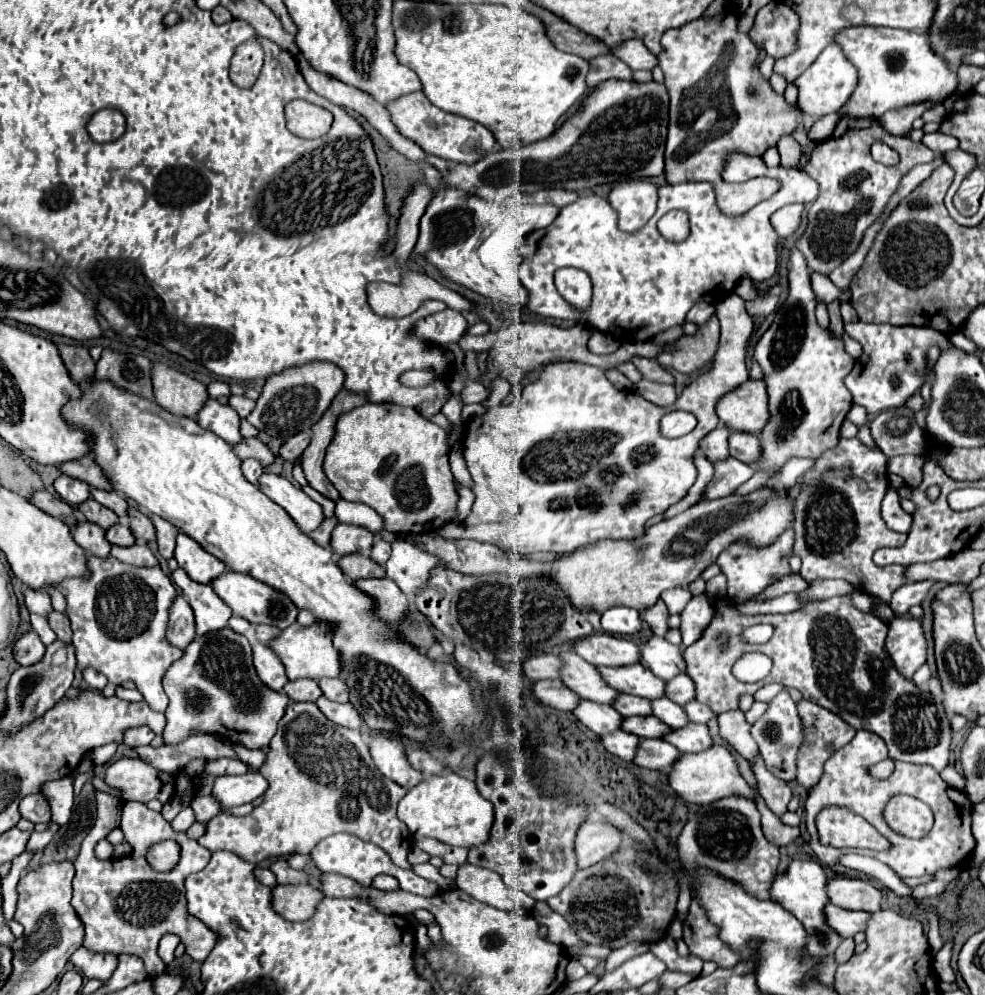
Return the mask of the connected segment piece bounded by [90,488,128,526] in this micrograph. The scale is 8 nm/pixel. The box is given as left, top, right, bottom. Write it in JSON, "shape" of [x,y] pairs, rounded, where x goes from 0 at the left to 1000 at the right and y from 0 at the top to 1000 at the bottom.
{"shape":[[[93,490],[91,494],[93,494],[93,501],[95,501],[97,505],[106,507],[108,511],[112,511],[114,515],[120,517],[122,527],[130,529],[130,517],[128,517],[130,507],[128,507],[128,503],[126,503],[124,496],[120,496],[120,494],[108,494],[108,492],[99,492],[99,490]]]}

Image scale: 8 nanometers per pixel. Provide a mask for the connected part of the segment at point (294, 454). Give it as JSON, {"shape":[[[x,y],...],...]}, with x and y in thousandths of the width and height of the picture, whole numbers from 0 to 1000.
{"shape":[[[305,434],[305,436],[298,436],[296,440],[292,440],[286,448],[284,448],[284,458],[288,462],[301,462],[303,458],[307,458],[309,450],[313,448],[315,444],[315,436],[313,434]]]}

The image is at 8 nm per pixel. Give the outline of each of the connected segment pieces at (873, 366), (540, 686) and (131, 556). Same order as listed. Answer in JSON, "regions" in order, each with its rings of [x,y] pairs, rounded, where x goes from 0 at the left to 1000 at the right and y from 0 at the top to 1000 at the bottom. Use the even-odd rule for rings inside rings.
{"regions":[[[[861,324],[857,326],[857,334],[871,342],[877,350],[875,360],[871,362],[873,372],[865,373],[858,380],[859,390],[865,396],[867,406],[877,408],[881,416],[893,416],[902,410],[916,408],[922,398],[934,392],[936,384],[942,378],[940,372],[940,352],[946,346],[952,346],[954,350],[962,350],[964,342],[946,330],[936,328],[904,328],[904,326],[871,326]],[[904,378],[910,378],[914,382],[912,390],[904,388]]],[[[546,683],[546,685],[540,685],[540,695],[542,699],[550,708],[556,708],[558,712],[566,712],[566,714],[583,714],[585,712],[585,706],[589,704],[579,691],[575,691],[569,683]]],[[[134,547],[130,551],[114,549],[112,559],[120,561],[122,565],[134,567],[134,569],[158,569],[160,567],[158,561],[156,561],[156,557],[152,555],[152,551],[148,547]]]]}

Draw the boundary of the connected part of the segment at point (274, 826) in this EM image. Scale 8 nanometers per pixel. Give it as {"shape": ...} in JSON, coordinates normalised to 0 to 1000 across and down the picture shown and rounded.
{"shape":[[[317,706],[292,708],[288,722],[282,726],[282,736],[278,738],[274,746],[274,756],[270,758],[264,778],[268,778],[274,788],[272,796],[268,798],[266,808],[258,812],[252,820],[234,820],[234,818],[217,820],[211,826],[209,838],[201,844],[203,850],[211,852],[213,856],[231,854],[240,860],[250,862],[250,866],[262,868],[272,862],[282,862],[282,860],[292,860],[292,858],[313,858],[325,844],[337,838],[349,836],[349,838],[363,840],[370,846],[378,846],[386,850],[402,870],[412,872],[412,874],[418,872],[416,866],[412,864],[412,858],[418,850],[418,840],[412,828],[402,822],[402,810],[406,802],[410,802],[412,792],[390,782],[382,774],[376,762],[374,748],[370,746],[363,734],[341,730],[323,714],[321,708]]]}

